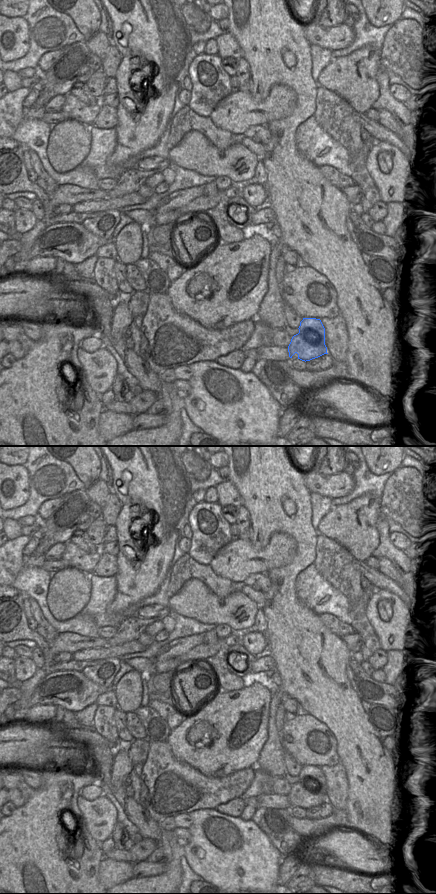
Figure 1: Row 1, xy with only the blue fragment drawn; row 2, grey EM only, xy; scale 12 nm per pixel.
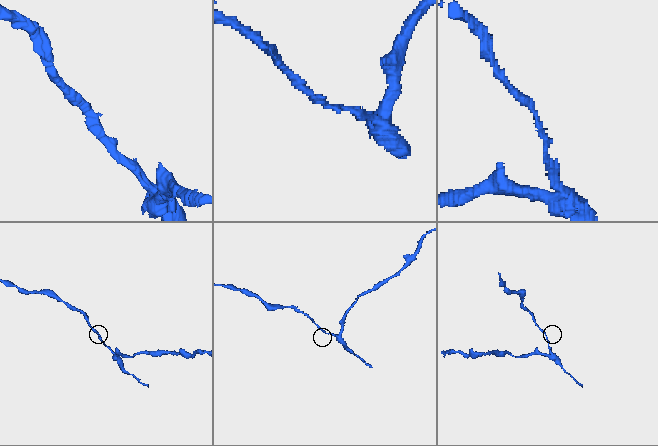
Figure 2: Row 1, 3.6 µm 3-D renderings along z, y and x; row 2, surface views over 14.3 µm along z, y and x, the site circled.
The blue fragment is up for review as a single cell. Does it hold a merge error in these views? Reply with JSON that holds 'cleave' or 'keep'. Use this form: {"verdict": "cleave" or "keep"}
{"verdict": "cleave"}

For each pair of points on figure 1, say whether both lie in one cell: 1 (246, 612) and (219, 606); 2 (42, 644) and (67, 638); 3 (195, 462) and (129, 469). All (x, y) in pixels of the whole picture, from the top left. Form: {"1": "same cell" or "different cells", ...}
{"1": "same cell", "2": "different cells", "3": "different cells"}

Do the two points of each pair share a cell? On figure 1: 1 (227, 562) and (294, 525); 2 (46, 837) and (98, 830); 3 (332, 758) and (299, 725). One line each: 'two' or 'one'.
1: two
2: two
3: one

